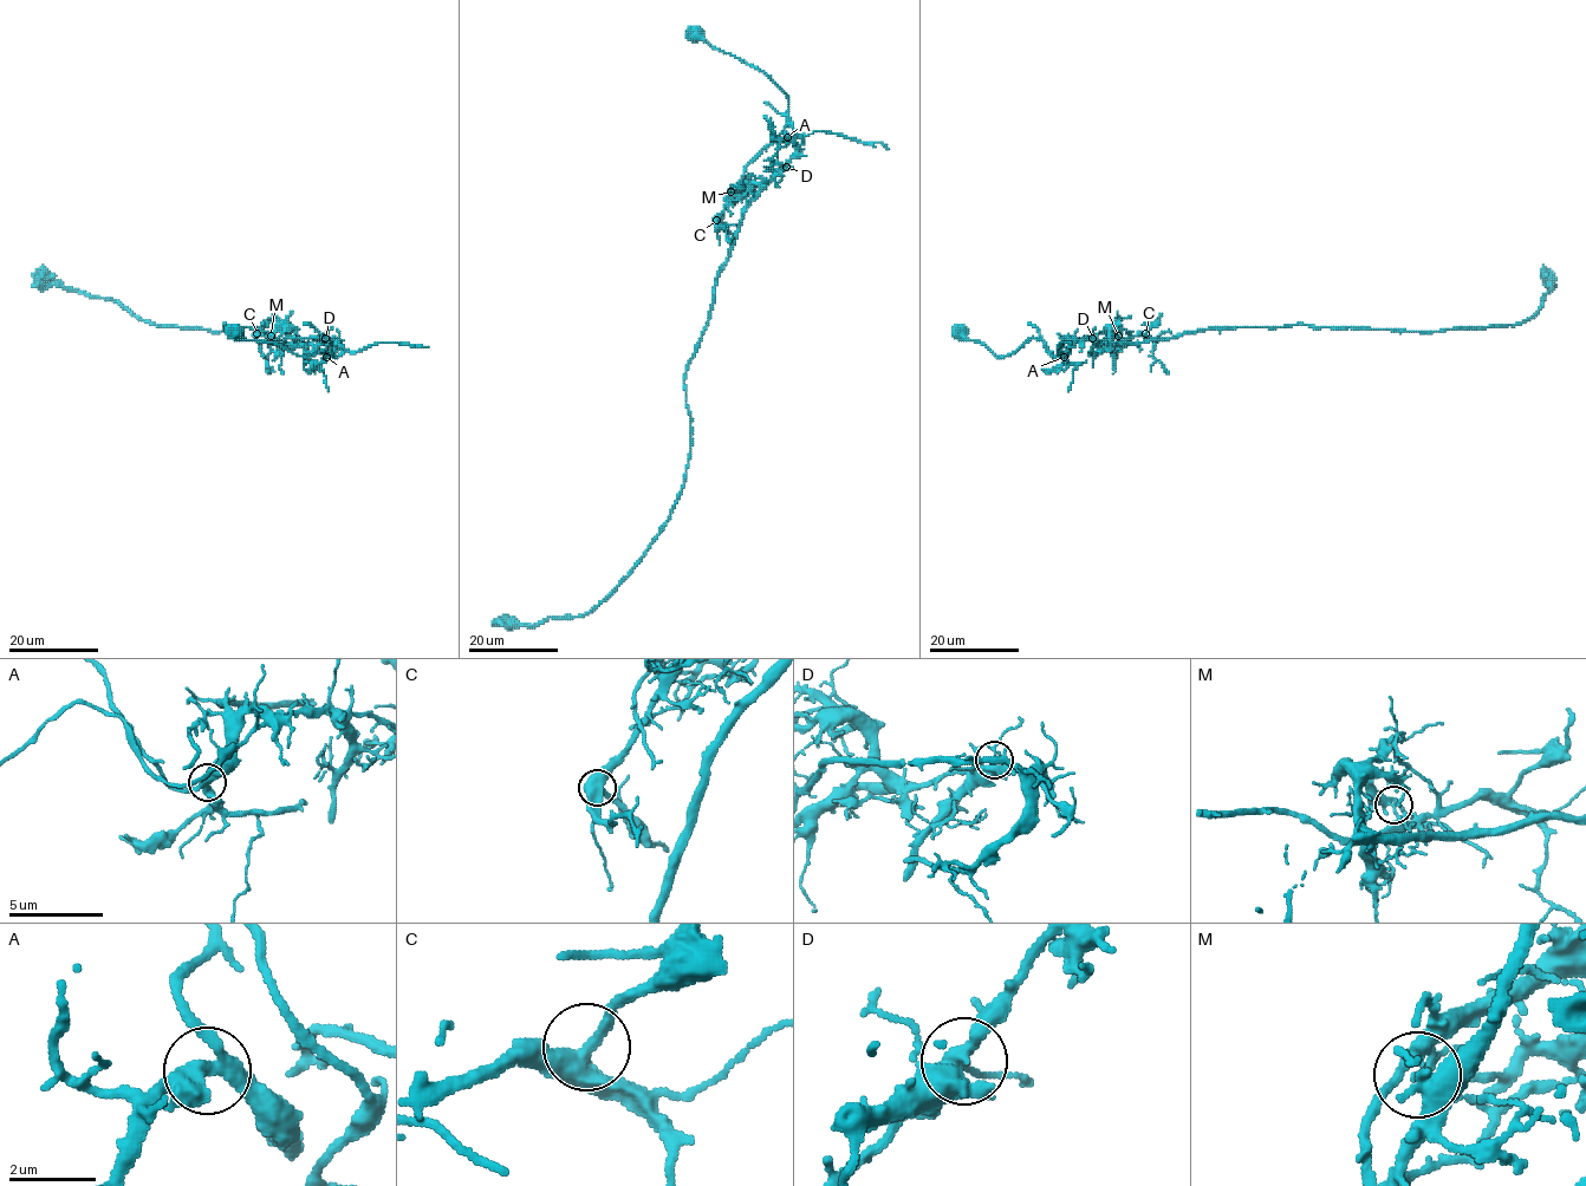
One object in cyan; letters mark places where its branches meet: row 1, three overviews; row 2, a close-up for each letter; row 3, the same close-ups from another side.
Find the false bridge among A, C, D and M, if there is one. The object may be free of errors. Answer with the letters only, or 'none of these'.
M

